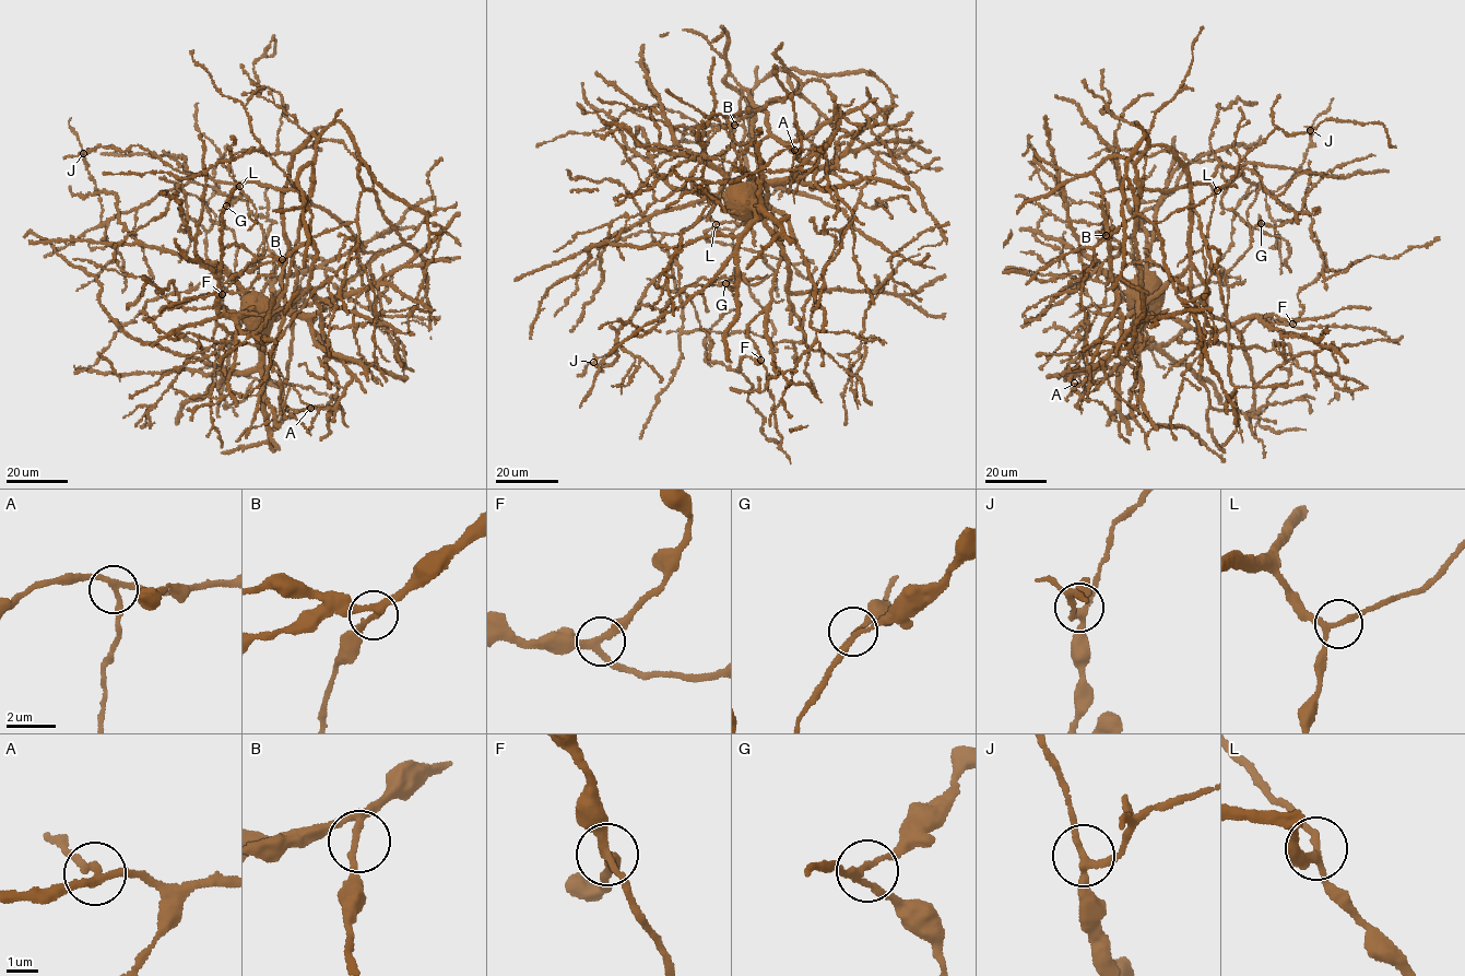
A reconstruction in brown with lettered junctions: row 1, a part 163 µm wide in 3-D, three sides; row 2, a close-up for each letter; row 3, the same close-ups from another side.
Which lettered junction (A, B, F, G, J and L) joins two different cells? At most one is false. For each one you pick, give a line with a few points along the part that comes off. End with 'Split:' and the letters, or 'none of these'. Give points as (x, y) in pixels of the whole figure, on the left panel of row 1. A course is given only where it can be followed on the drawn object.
Split: none of these

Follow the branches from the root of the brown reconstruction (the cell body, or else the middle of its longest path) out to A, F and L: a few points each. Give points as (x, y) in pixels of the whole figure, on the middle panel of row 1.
A: (746, 190), (753, 195), (759, 185), (792, 179), (799, 166), (831, 142), (823, 150), (794, 150)
F: (746, 190), (759, 174), (746, 98), (748, 184), (783, 249), (748, 326), (760, 360)
L: (746, 190), (759, 174), (755, 117), (730, 74), (744, 132), (716, 224)

